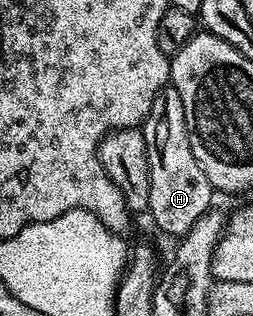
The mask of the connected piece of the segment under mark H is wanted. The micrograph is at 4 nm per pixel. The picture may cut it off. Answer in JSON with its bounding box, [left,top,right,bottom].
[142,86,214,238]

